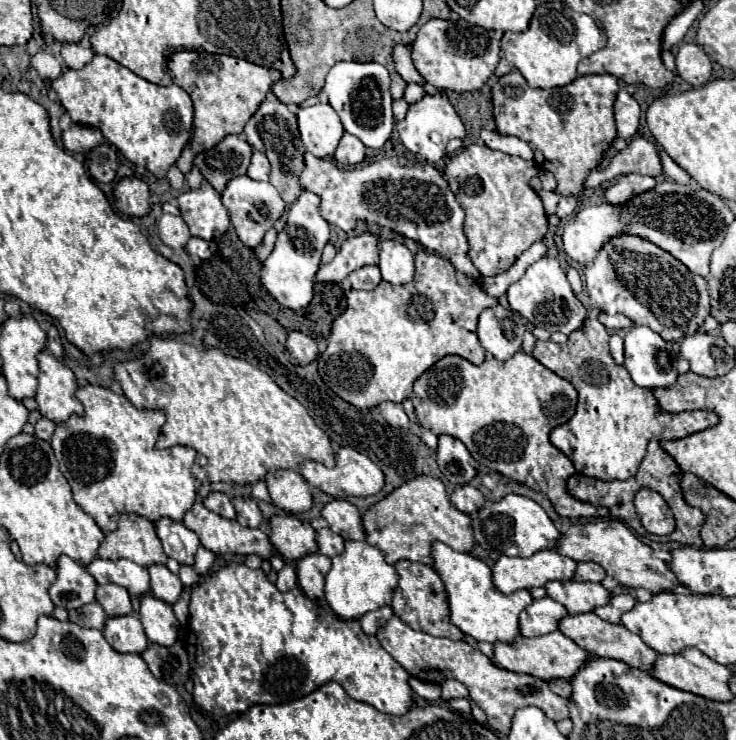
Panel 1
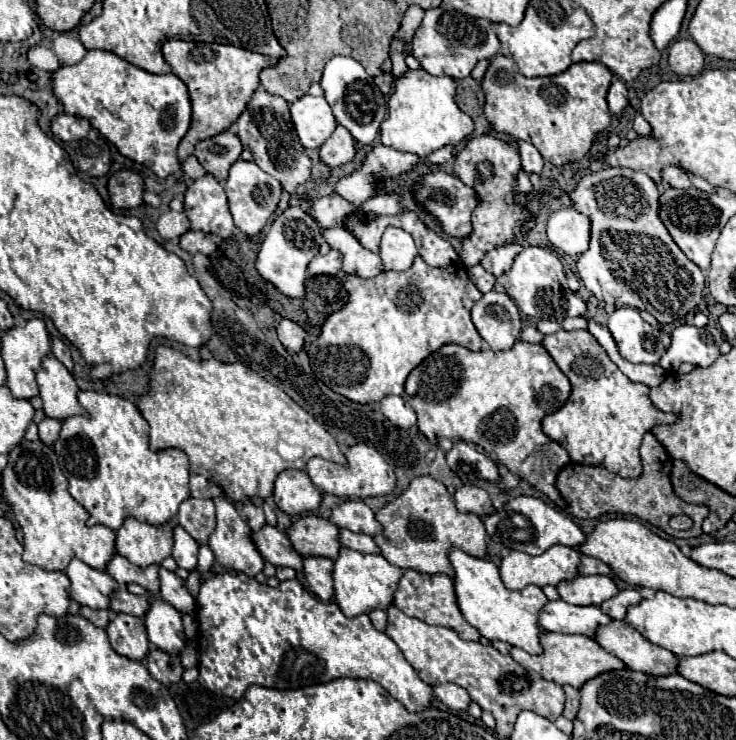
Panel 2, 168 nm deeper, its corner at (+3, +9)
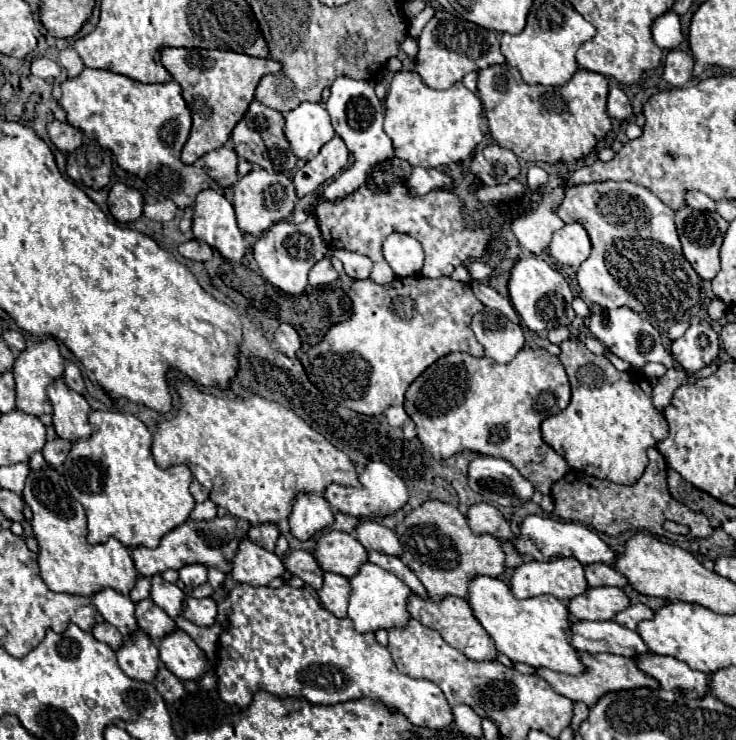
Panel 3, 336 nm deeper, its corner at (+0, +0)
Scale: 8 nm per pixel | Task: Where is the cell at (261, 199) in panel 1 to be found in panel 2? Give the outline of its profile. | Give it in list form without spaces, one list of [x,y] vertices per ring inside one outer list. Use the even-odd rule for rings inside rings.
[[[237,160],[229,170],[229,178],[225,182],[225,192],[229,198],[229,208],[231,208],[235,226],[241,232],[245,232],[247,236],[255,236],[263,230],[263,226],[275,214],[279,198],[281,198],[281,184],[279,184],[279,180],[275,180],[273,176],[263,172],[255,162]]]

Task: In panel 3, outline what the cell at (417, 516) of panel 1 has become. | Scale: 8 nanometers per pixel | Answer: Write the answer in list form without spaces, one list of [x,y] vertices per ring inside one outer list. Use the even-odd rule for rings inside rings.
[[[430,499],[416,507],[396,525],[396,537],[404,547],[400,555],[402,563],[416,573],[428,591],[428,597],[440,601],[446,595],[468,597],[468,581],[476,575],[498,577],[504,571],[504,553],[500,541],[488,533],[474,535],[466,523],[466,517],[450,503]]]

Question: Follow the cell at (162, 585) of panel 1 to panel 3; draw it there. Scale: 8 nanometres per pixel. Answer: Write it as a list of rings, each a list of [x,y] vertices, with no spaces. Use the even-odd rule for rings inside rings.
[[[186,597],[184,599],[184,609],[182,609],[180,615],[186,617],[188,621],[192,621],[194,625],[210,627],[210,625],[216,623],[216,603],[210,597],[206,597],[206,599]]]

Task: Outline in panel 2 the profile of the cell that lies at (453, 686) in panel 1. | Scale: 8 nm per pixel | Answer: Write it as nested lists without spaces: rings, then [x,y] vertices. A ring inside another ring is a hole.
[[[439,684],[439,686],[435,686],[435,696],[447,708],[451,708],[455,712],[465,712],[471,704],[471,698],[469,698],[467,690],[457,686],[457,684]]]

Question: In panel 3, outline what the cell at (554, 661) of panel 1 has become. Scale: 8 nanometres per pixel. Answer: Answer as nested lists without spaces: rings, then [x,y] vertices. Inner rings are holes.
[[[580,653],[580,661],[586,667],[584,673],[580,675],[566,675],[566,673],[556,673],[550,669],[536,669],[536,675],[542,677],[556,693],[572,699],[572,701],[582,701],[588,707],[592,707],[604,693],[610,691],[620,691],[620,689],[636,689],[636,687],[658,687],[658,683],[644,675],[636,663],[628,657],[612,655],[612,653]]]

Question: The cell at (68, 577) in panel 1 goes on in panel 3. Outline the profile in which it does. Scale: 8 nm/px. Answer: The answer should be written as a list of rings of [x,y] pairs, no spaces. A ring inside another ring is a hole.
[[[106,587],[94,593],[90,599],[96,611],[104,617],[104,621],[114,625],[122,635],[134,633],[138,629],[136,619],[134,619],[134,603],[126,595]]]

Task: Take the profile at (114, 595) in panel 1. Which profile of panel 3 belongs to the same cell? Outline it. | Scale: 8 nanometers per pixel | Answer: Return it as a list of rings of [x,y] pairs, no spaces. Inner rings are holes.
[[[144,599],[136,603],[136,623],[154,641],[164,637],[164,633],[170,633],[176,627],[174,621],[158,605],[154,605],[152,599]]]

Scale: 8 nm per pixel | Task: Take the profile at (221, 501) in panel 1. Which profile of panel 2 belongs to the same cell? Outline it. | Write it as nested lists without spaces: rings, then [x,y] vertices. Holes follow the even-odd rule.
[[[219,496],[213,502],[217,508],[217,526],[209,536],[207,546],[227,570],[257,576],[263,570],[265,560],[251,540],[251,528],[241,520],[229,498]]]

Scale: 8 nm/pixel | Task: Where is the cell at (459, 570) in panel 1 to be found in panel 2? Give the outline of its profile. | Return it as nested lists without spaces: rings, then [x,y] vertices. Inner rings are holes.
[[[457,548],[451,550],[449,558],[455,568],[455,592],[465,620],[475,626],[487,640],[503,640],[511,646],[523,648],[529,654],[541,654],[539,638],[543,628],[539,626],[539,612],[549,602],[543,590],[531,584],[519,592],[511,592],[505,588],[499,576],[499,568],[493,562],[485,558],[473,558]]]

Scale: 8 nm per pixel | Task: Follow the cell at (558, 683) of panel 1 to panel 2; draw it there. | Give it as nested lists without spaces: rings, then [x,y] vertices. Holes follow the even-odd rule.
[[[565,686],[565,694],[567,694],[567,702],[565,702],[563,716],[569,720],[575,720],[577,712],[579,712],[579,692],[573,686]]]

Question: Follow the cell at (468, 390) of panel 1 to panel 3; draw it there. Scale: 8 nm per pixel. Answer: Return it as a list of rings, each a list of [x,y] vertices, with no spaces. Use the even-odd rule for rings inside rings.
[[[524,347],[524,349],[522,349],[510,363],[506,363],[506,365],[498,365],[498,363],[494,363],[494,361],[488,361],[488,357],[476,359],[476,357],[468,355],[468,353],[448,353],[446,357],[438,359],[436,363],[432,363],[432,365],[408,387],[408,391],[406,391],[406,401],[404,401],[404,409],[406,409],[406,413],[410,415],[410,419],[416,423],[418,439],[422,441],[422,445],[424,445],[426,449],[430,449],[430,453],[432,453],[434,459],[448,459],[448,457],[452,457],[454,453],[460,453],[460,451],[464,451],[464,449],[476,451],[476,453],[482,453],[482,455],[500,457],[500,459],[510,461],[510,463],[534,485],[536,491],[540,491],[542,495],[550,495],[552,485],[554,485],[558,479],[562,479],[570,467],[568,467],[568,463],[564,461],[564,457],[560,457],[548,443],[544,443],[542,433],[540,433],[540,423],[542,423],[544,419],[552,417],[552,415],[558,415],[562,409],[566,409],[568,403],[570,403],[570,383],[568,383],[568,377],[566,377],[566,371],[564,371],[560,359],[558,359],[556,355],[550,355],[546,349],[530,349],[530,347]]]

